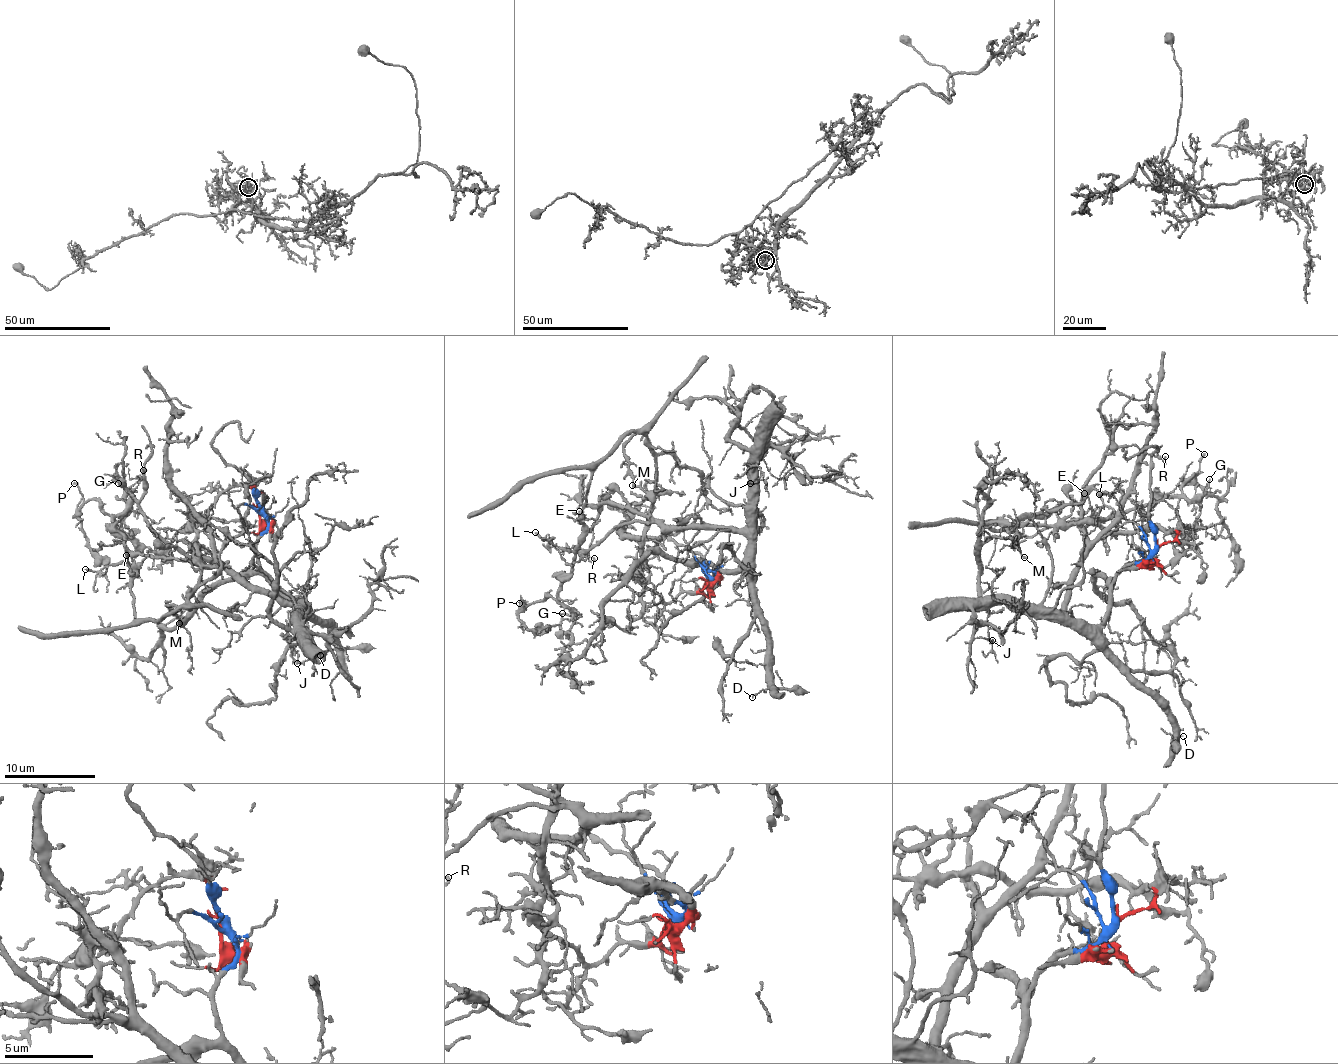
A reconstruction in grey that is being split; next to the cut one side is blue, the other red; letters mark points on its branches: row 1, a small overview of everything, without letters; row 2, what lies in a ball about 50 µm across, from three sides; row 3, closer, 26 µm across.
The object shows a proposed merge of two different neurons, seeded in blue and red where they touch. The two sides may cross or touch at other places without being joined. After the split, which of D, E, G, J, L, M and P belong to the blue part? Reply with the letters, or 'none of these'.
D, J

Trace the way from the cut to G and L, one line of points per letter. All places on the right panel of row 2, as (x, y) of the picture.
G: (1156, 549), (1186, 526), (984, 523), (1030, 538), (1162, 498), (1189, 500), (1210, 479)
L: (1156, 549), (1186, 526), (984, 525), (1030, 538), (1065, 521), (1106, 518), (1116, 511), (1100, 495)

